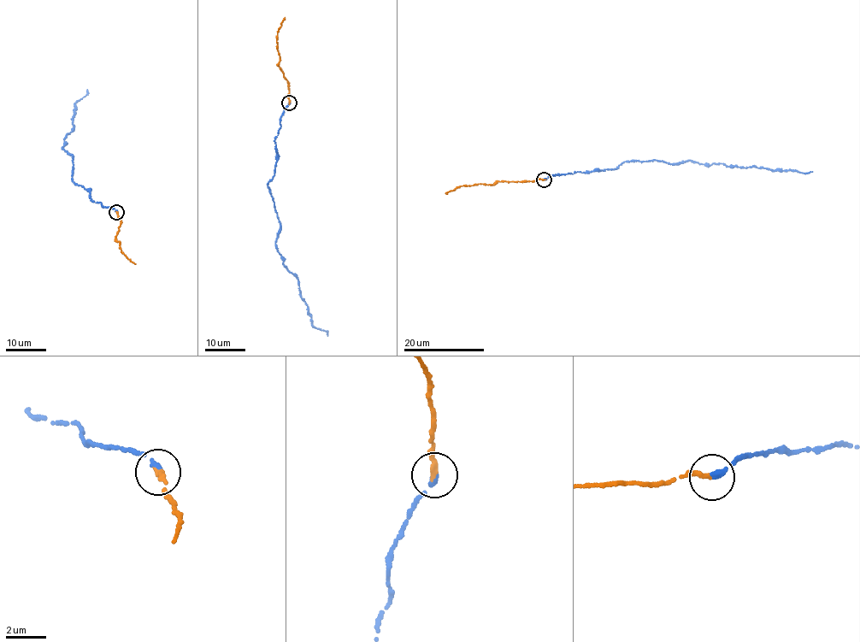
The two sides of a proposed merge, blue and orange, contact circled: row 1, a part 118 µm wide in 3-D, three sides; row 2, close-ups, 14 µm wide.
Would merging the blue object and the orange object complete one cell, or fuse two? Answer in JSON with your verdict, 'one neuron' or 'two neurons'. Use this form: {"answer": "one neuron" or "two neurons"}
{"answer": "one neuron"}

